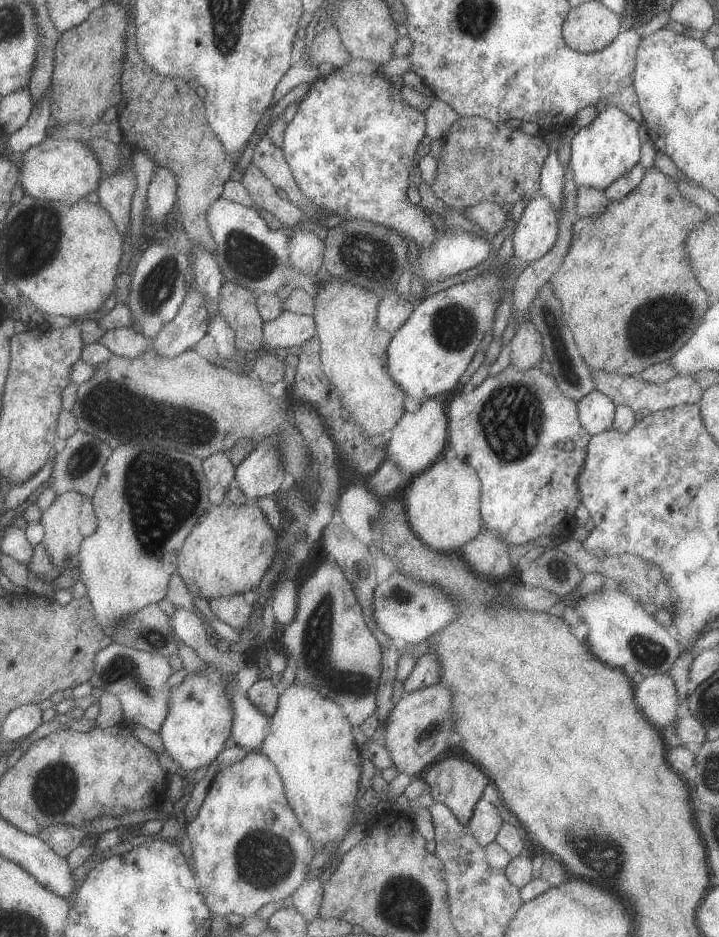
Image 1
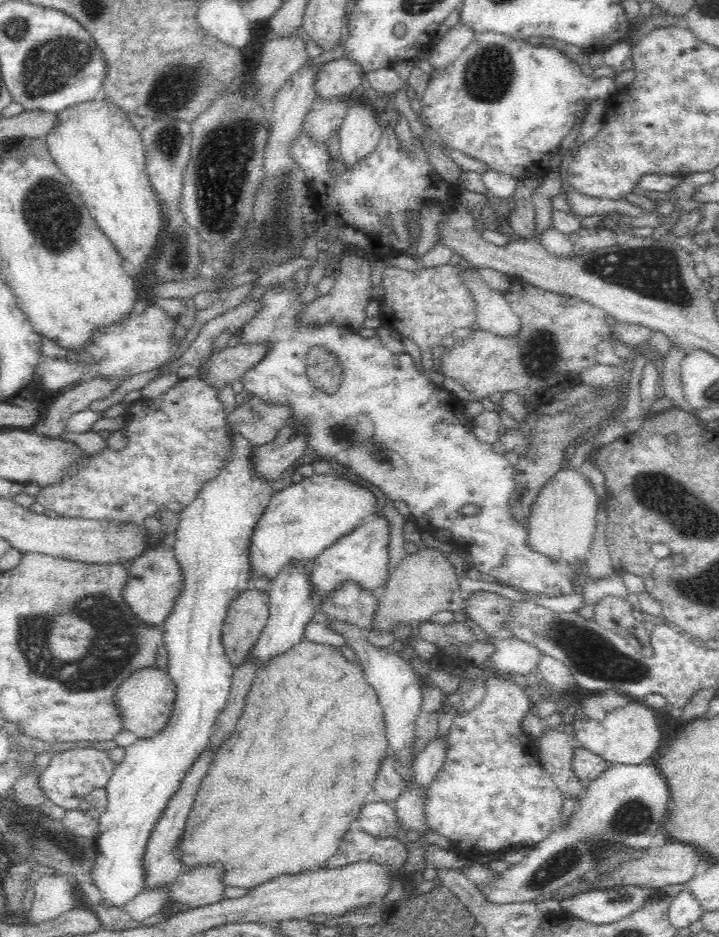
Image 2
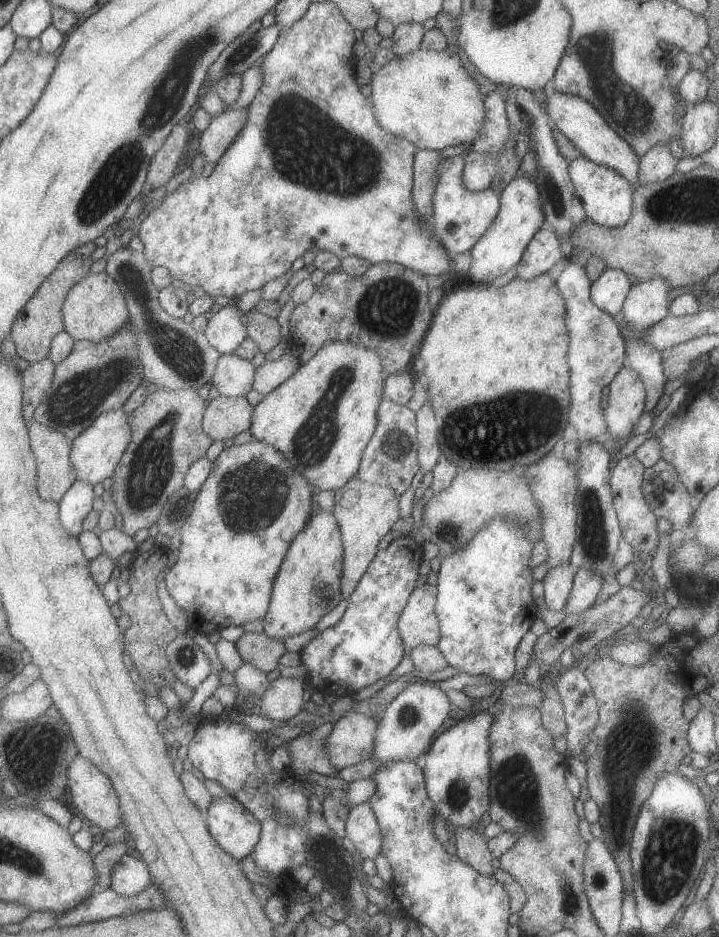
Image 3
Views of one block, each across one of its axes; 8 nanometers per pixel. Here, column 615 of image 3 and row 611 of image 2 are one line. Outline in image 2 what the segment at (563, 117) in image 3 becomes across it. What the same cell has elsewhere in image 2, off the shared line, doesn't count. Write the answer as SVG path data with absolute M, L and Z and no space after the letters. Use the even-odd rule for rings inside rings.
M164 536L160 545L143 552L126 569L128 582L122 590L122 599L138 622L160 628L166 618L170 616L172 605L182 590L182 580L184 580L182 579L182 570L180 570L180 565L174 555L172 539Z

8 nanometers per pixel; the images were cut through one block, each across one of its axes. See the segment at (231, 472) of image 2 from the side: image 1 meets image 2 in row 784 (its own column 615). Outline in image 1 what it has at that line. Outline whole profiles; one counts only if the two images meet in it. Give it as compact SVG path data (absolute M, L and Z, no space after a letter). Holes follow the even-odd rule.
M608 106L588 126L582 127L572 139L569 160L577 185L603 190L610 201L627 197L640 184L646 171L639 163L642 144L639 126L639 122L622 109Z

